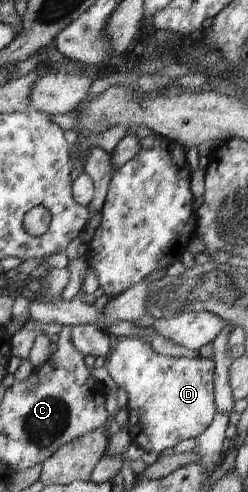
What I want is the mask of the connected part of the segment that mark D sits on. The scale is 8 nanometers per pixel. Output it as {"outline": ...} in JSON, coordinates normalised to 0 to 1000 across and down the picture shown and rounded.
{"outline":[[[508,685],[480,687],[480,693],[456,699],[452,713],[435,720],[427,728],[423,746],[435,752],[448,768],[460,772],[460,776],[468,776],[472,789],[500,789],[500,793],[508,793],[508,801],[516,801],[516,819],[508,831],[520,846],[520,864],[512,866],[512,874],[524,880],[524,890],[532,890],[528,898],[573,911],[581,919],[605,919],[605,923],[645,925],[653,923],[653,919],[661,919],[661,915],[677,915],[677,911],[702,911],[702,907],[710,907],[718,898],[742,898],[754,894],[798,890],[798,886],[806,886],[806,882],[815,882],[815,878],[823,878],[823,874],[831,874],[831,870],[839,870],[839,866],[855,862],[855,854],[871,837],[871,825],[863,825],[859,791],[859,730],[810,726],[806,722],[782,728],[649,722],[621,715],[613,703],[601,697],[601,689],[577,689],[560,685]]]}

